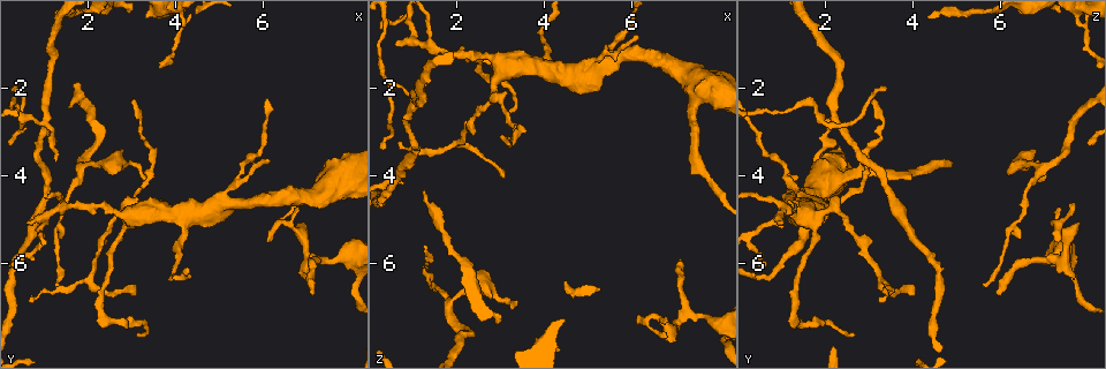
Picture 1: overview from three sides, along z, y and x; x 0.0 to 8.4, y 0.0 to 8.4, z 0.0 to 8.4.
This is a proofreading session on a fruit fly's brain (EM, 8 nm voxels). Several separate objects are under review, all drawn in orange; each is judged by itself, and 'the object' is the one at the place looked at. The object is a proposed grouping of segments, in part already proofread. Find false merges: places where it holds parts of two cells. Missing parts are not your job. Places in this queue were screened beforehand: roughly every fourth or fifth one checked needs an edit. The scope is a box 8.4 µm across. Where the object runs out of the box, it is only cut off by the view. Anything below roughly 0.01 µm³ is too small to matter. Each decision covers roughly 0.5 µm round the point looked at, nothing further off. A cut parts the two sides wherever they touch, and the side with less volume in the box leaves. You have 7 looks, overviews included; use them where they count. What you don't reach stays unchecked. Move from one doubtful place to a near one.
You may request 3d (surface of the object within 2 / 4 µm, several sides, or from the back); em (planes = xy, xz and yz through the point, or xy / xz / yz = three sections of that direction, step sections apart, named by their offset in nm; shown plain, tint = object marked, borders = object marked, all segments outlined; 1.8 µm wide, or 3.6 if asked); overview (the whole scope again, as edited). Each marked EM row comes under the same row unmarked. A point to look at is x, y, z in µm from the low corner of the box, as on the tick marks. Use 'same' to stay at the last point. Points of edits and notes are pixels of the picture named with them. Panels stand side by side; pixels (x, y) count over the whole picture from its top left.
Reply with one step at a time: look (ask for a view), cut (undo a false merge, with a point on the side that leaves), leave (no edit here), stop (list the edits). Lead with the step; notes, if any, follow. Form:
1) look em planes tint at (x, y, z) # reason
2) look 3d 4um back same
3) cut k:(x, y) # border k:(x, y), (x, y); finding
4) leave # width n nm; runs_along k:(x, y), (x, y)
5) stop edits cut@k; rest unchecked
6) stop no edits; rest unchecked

look 3d 2um at (1.40, 4.80, 1.10) # branch point

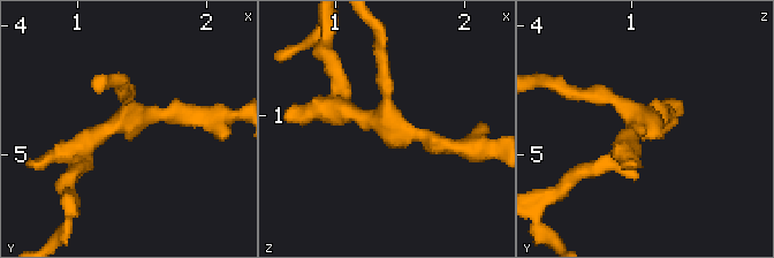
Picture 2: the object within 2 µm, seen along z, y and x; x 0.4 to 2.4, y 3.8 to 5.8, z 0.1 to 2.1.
look em planes tint at (1.42, 4.74, 1.08)

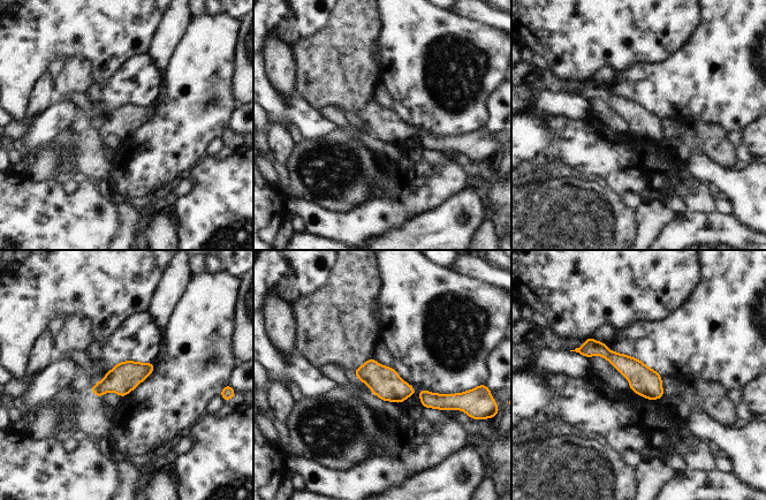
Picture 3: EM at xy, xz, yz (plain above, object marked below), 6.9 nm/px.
leave # width 200 nm; runs_along 3:(581, 349), (601, 349), (660, 395); one cell here

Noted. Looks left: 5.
look 3d 4um at (3.95, 6.30, 0.70)

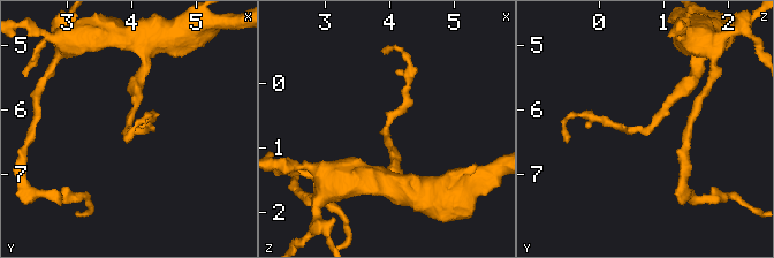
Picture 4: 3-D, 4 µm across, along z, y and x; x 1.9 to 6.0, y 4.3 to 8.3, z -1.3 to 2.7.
look em xz step 8 tint at (3.95, 6.35, 0.70)

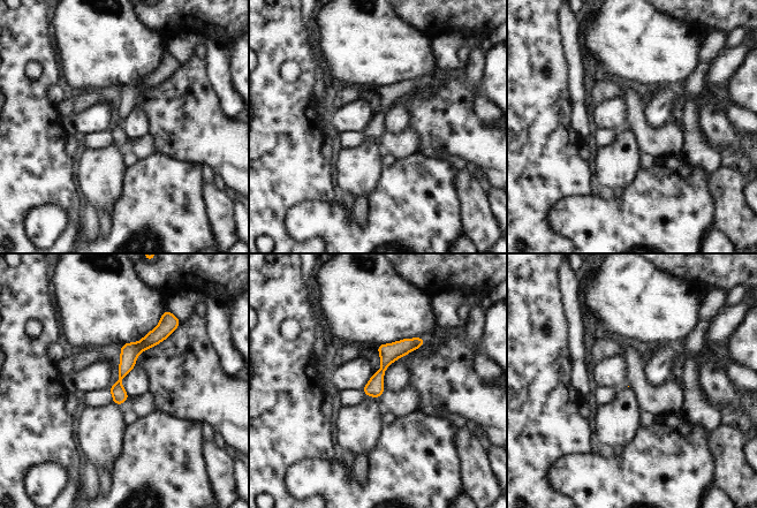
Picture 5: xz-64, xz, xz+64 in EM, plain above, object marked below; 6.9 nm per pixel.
look em planes tint same # cut it another way

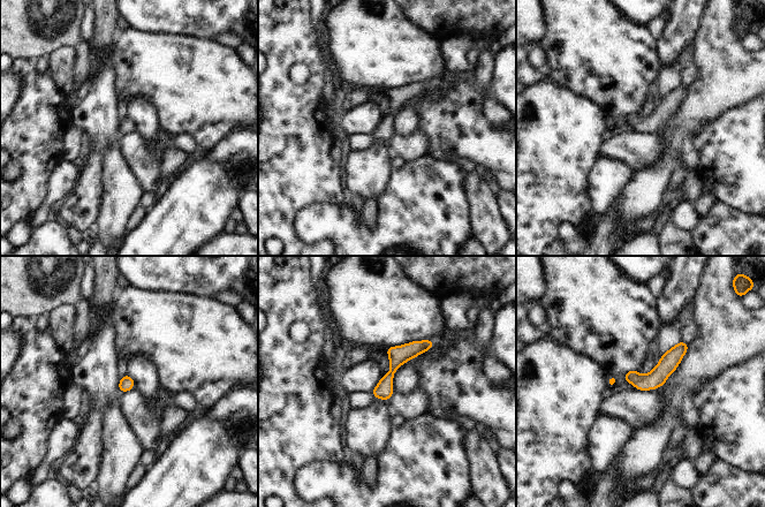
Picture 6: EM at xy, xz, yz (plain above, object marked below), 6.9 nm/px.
leave # runs_along 6:(429, 342), (409, 350), (376, 393); one cell here

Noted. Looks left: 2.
look em planes tint at (1.00, 2.75, 2.20) # four-way junction

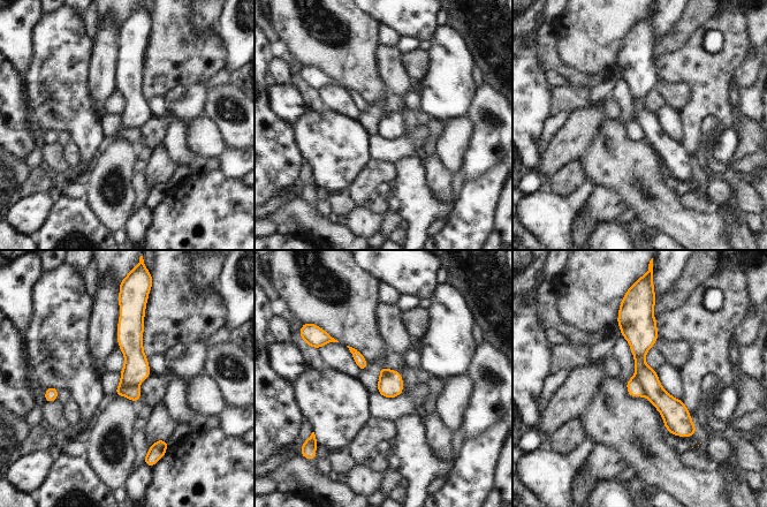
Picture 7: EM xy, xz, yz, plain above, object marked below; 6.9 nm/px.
cut 7:(636, 388) # border 7:(635, 376), (642, 384), (645, 395); two cells meet here

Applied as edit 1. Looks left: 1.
stop edits cut@7; rest unchecked

